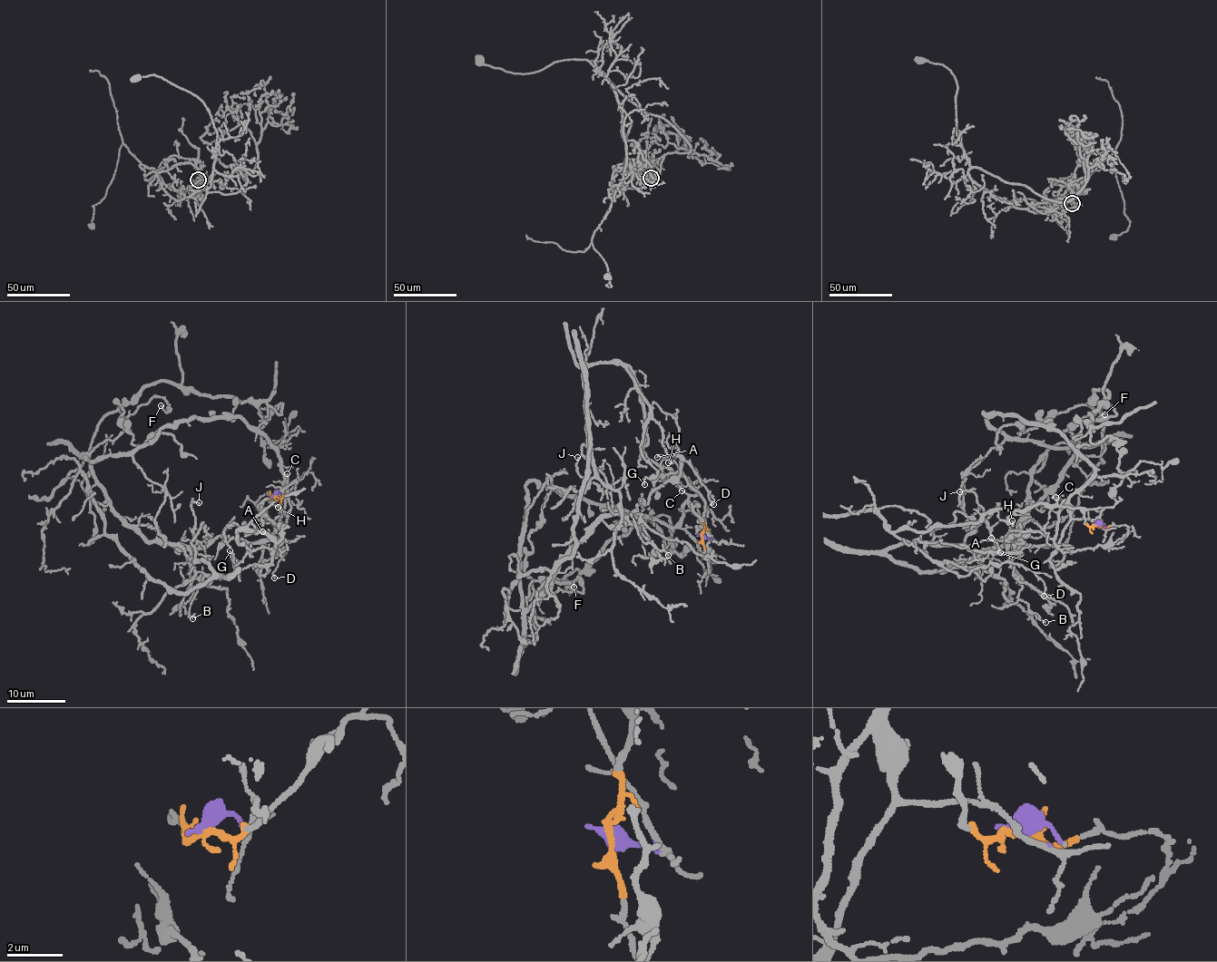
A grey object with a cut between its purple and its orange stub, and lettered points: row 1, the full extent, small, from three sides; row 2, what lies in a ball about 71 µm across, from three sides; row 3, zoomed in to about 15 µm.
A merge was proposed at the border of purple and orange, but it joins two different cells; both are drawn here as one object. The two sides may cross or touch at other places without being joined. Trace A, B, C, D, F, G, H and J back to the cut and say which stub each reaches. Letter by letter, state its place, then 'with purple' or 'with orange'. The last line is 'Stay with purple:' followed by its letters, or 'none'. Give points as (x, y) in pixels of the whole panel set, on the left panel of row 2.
A: (262, 531) | with purple
B: (192, 618) | with purple
C: (287, 473) | with purple
D: (274, 578) | with orange
F: (161, 405) | with purple
G: (230, 550) | with orange
H: (278, 507) | with orange
J: (199, 502) | with purple
Stay with purple: A, B, C, F, J

